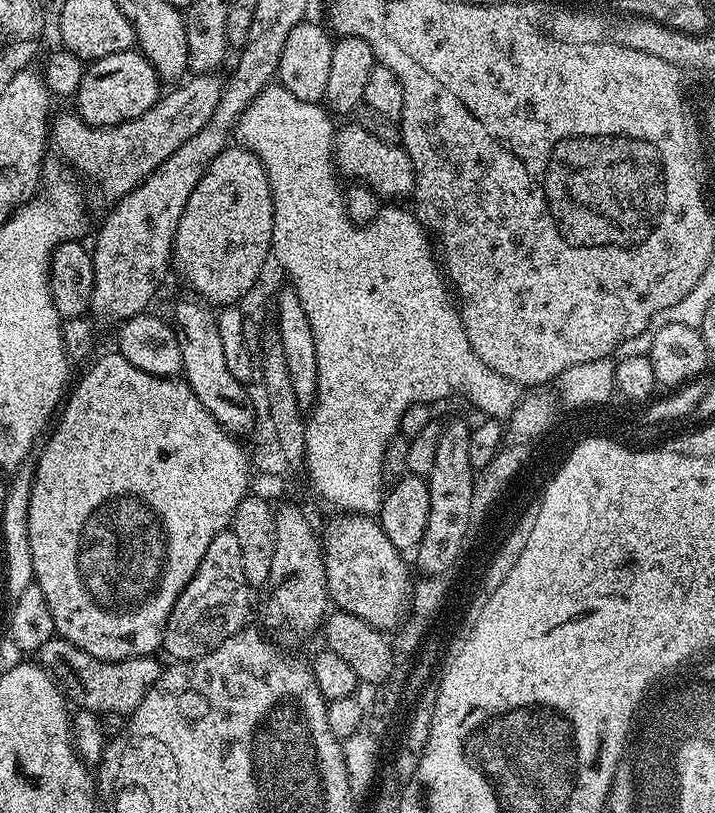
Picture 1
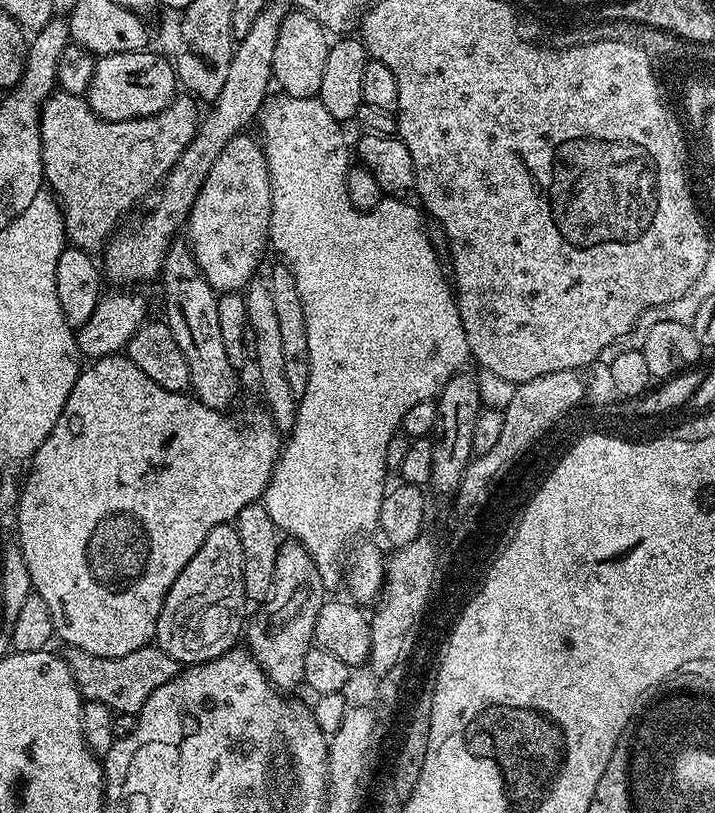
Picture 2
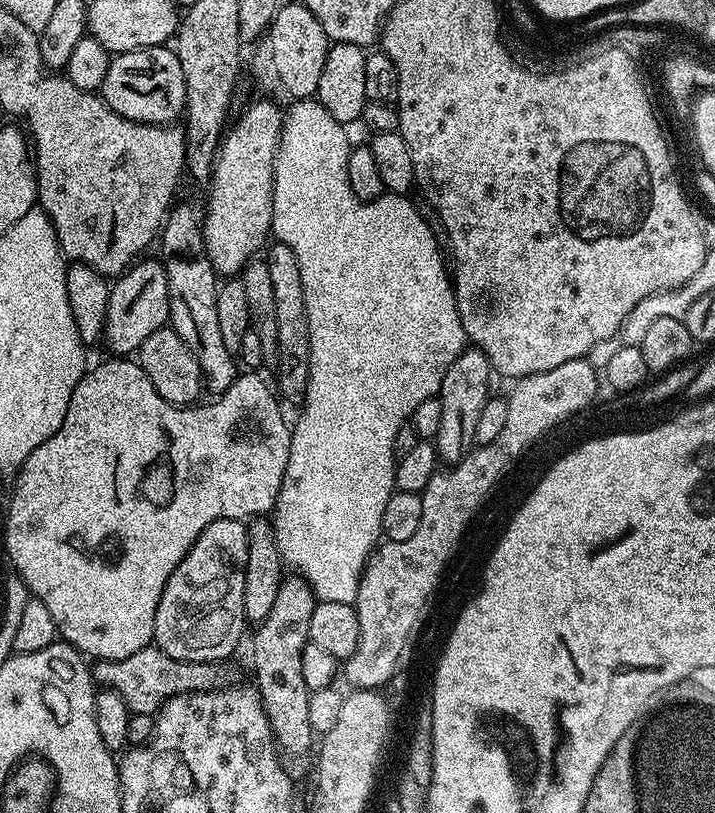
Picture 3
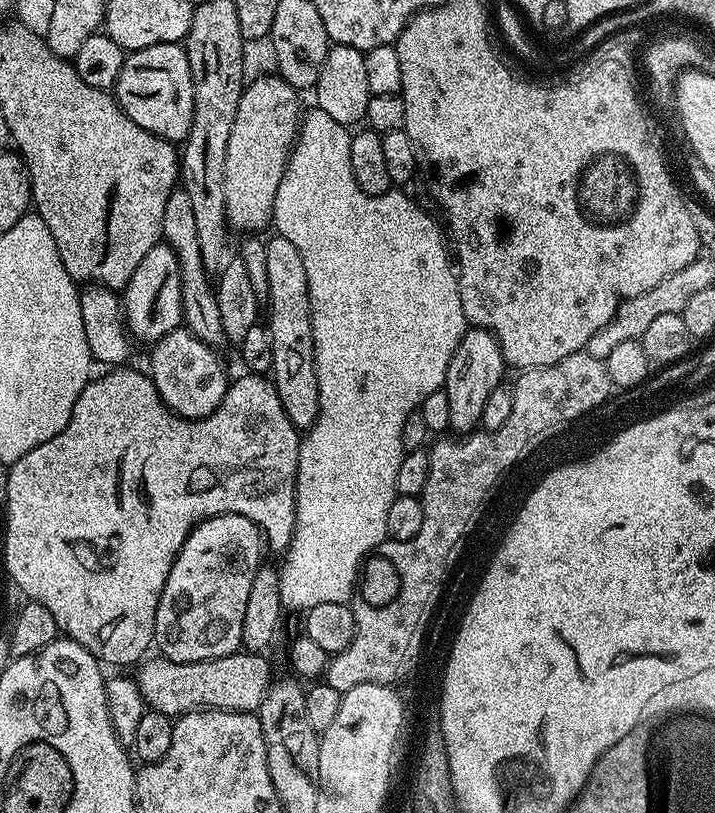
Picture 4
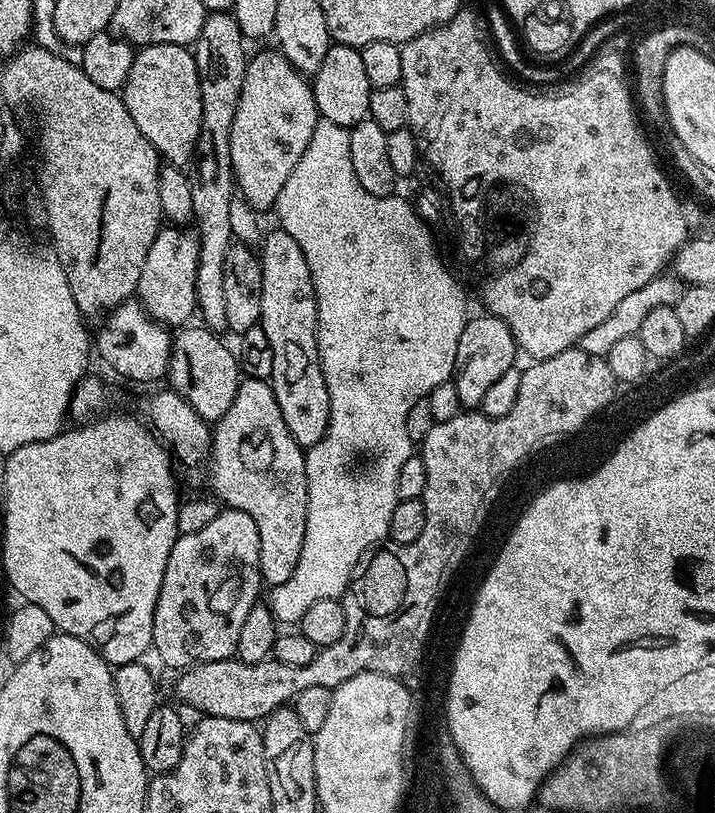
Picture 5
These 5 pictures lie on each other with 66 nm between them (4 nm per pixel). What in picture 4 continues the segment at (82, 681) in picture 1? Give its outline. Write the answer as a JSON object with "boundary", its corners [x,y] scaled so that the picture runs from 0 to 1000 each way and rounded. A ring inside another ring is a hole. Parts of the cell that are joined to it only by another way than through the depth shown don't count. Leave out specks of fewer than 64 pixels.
{"boundary":[[[331,800],[320,807],[277,814],[207,809],[189,823],[192,827],[187,827],[187,835],[203,867],[211,875],[242,883],[288,871],[303,871],[312,876],[357,877],[383,840],[380,822],[372,808],[369,804]]]}

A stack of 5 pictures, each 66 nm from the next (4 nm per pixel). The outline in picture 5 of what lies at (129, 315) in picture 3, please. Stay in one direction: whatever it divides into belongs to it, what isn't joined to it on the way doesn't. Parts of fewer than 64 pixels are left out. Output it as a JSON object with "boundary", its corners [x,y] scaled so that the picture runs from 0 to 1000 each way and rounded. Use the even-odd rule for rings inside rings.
{"boundary":[[[229,278],[199,322],[199,342],[190,353],[190,364],[201,385],[211,389],[221,399],[246,406],[262,400],[263,394],[276,383],[274,376],[274,333],[280,316],[280,292],[273,284],[257,278]]]}

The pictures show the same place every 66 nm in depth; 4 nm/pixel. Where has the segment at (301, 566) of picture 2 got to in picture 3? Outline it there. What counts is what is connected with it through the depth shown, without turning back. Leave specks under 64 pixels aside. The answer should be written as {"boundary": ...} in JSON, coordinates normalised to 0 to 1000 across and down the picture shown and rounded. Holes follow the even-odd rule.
{"boundary":[[[418,706],[404,707],[389,726],[389,737],[383,739],[383,747],[378,749],[378,755],[371,763],[362,764],[358,784],[352,787],[352,807],[358,811],[358,838],[357,845],[364,854],[364,861],[369,865],[372,881],[380,894],[380,907],[386,909],[386,918],[392,926],[392,938],[397,942],[397,948],[410,957],[418,957],[425,948],[432,948],[434,935],[439,925],[439,902],[434,893],[434,859],[428,839],[422,835],[422,800],[434,791],[434,760],[439,756],[443,745],[442,732],[436,728],[436,722],[429,713]]]}

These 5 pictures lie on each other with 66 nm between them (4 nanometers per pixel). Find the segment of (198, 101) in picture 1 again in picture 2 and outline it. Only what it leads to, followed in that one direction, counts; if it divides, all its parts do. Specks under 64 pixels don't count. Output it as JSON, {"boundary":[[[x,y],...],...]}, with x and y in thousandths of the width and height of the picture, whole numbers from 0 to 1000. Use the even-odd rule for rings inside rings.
{"boundary":[[[74,112],[56,137],[59,204],[62,225],[77,241],[90,266],[90,289],[99,304],[113,305],[124,312],[138,311],[169,279],[168,269],[194,246],[204,245],[207,240],[211,242],[222,232],[280,156],[283,138],[274,132],[276,124],[267,117],[248,116],[220,143],[200,143],[192,148],[145,148],[126,135],[117,118]]]}

